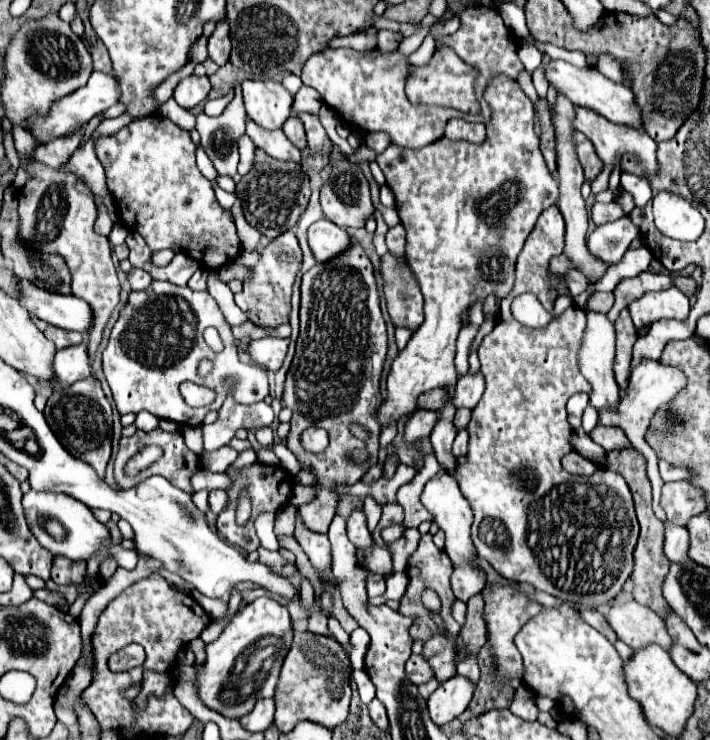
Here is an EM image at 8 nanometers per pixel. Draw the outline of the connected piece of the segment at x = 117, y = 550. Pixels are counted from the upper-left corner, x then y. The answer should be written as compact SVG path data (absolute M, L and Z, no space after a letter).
M111 542L109 556L113 556L117 560L117 564L121 568L125 568L125 570L133 570L137 566L137 560L139 560L139 552L137 550L123 550L119 544L113 544L113 542Z

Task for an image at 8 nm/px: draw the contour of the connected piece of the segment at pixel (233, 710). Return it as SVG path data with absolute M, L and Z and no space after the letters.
M257 598L253 600L251 604L247 604L245 608L241 608L233 620L229 622L229 626L223 630L223 634L205 646L205 652L207 652L207 658L205 658L205 664L203 666L181 666L181 668L175 668L175 678L177 680L191 680L195 686L197 686L197 694L199 698L203 700L203 704L227 718L239 718L245 714L245 708L243 704L241 706L227 706L221 702L219 694L223 690L223 684L229 680L229 674L231 674L231 668L237 660L237 656L249 648L251 644L255 644L257 640L261 640L263 636L281 636L284 640L284 644L287 648L291 647L293 632L292 622L289 618L289 612L283 604L271 600L271 598Z

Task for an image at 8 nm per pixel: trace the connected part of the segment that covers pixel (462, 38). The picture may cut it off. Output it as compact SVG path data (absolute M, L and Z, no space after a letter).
M467 6L461 12L457 12L457 18L461 20L459 30L447 36L445 34L437 36L435 42L437 42L437 48L441 46L453 48L461 60L477 66L479 72L483 72L483 82L481 80L477 82L477 96L483 98L485 88L495 80L497 74L505 74L511 80L517 80L517 76L523 70L523 62L519 60L519 54L517 54L519 46L511 30L503 24L503 18L499 16L499 12L493 8L483 8L483 6Z

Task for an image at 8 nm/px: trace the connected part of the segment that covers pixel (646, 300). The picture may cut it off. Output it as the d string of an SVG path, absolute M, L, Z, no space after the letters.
M669 288L663 292L645 292L641 298L633 300L629 306L633 324L641 328L661 318L685 320L689 314L689 298L679 288Z

